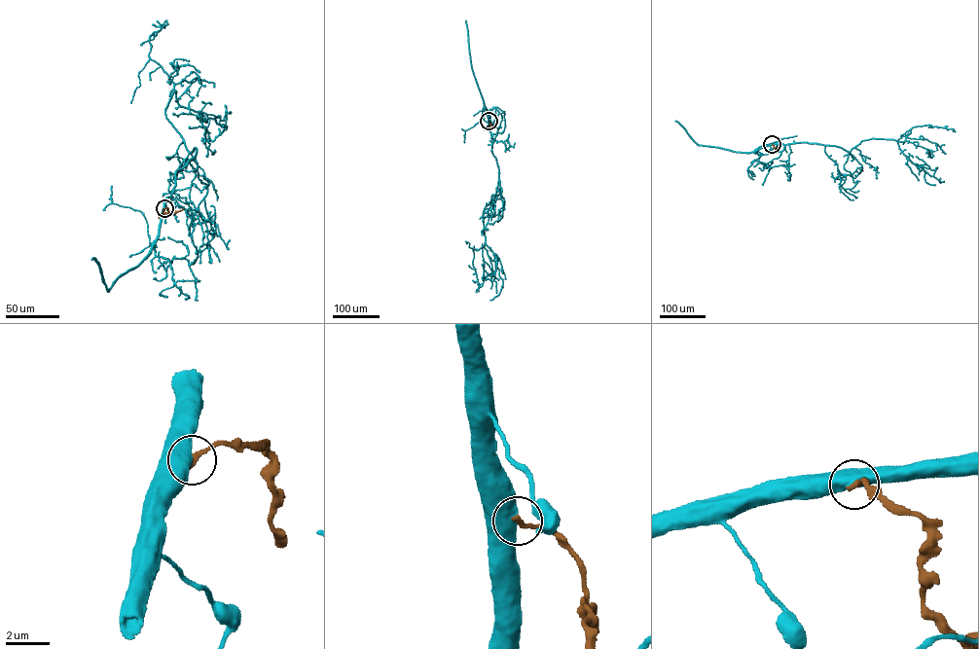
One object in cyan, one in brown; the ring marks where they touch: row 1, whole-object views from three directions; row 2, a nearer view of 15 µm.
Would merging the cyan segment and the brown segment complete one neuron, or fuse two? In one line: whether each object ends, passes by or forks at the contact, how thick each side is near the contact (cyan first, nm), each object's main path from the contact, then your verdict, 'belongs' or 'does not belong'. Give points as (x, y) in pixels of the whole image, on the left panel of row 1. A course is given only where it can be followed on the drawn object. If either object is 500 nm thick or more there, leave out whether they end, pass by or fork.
calibres 750 and 240 nm; course cyan (163, 208), (176, 170), (197, 149), (189, 152), (166, 117), (173, 91), (178, 104), (227, 126), (200, 141); course brown (164, 208), (167, 208), (170, 213), (184, 209); does not belong

